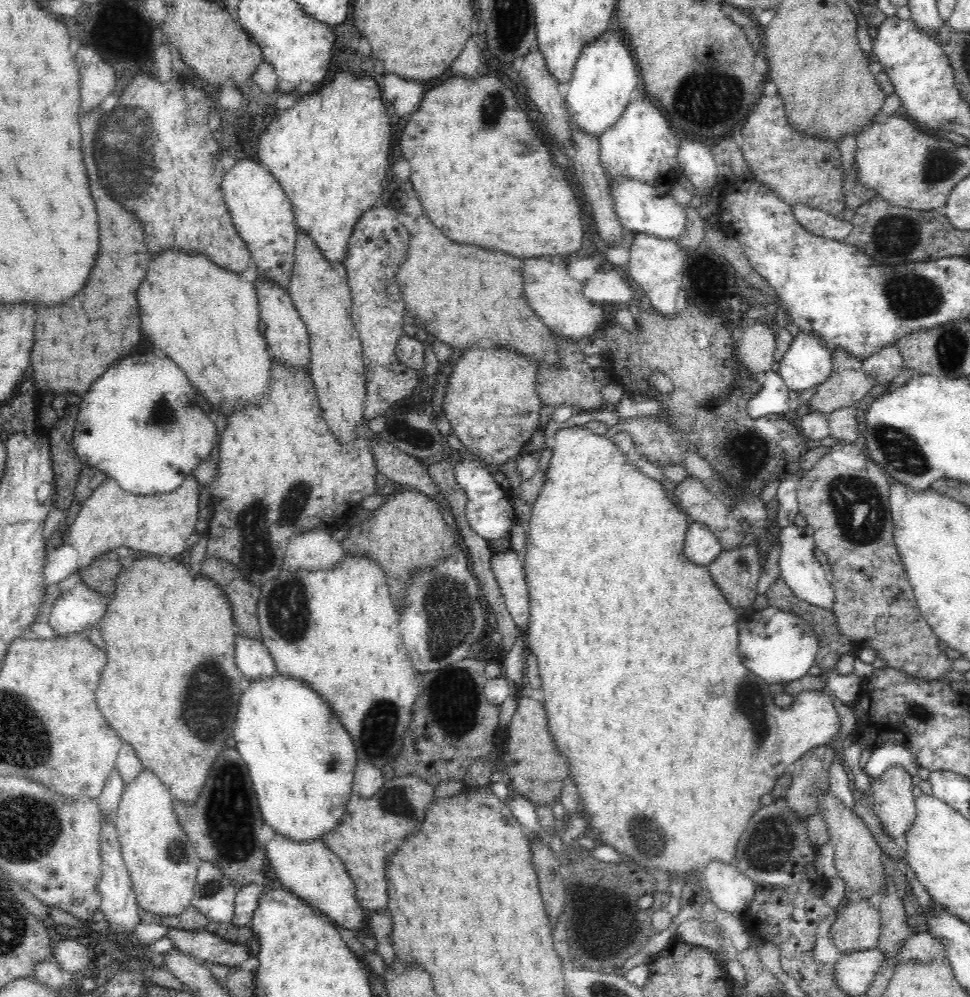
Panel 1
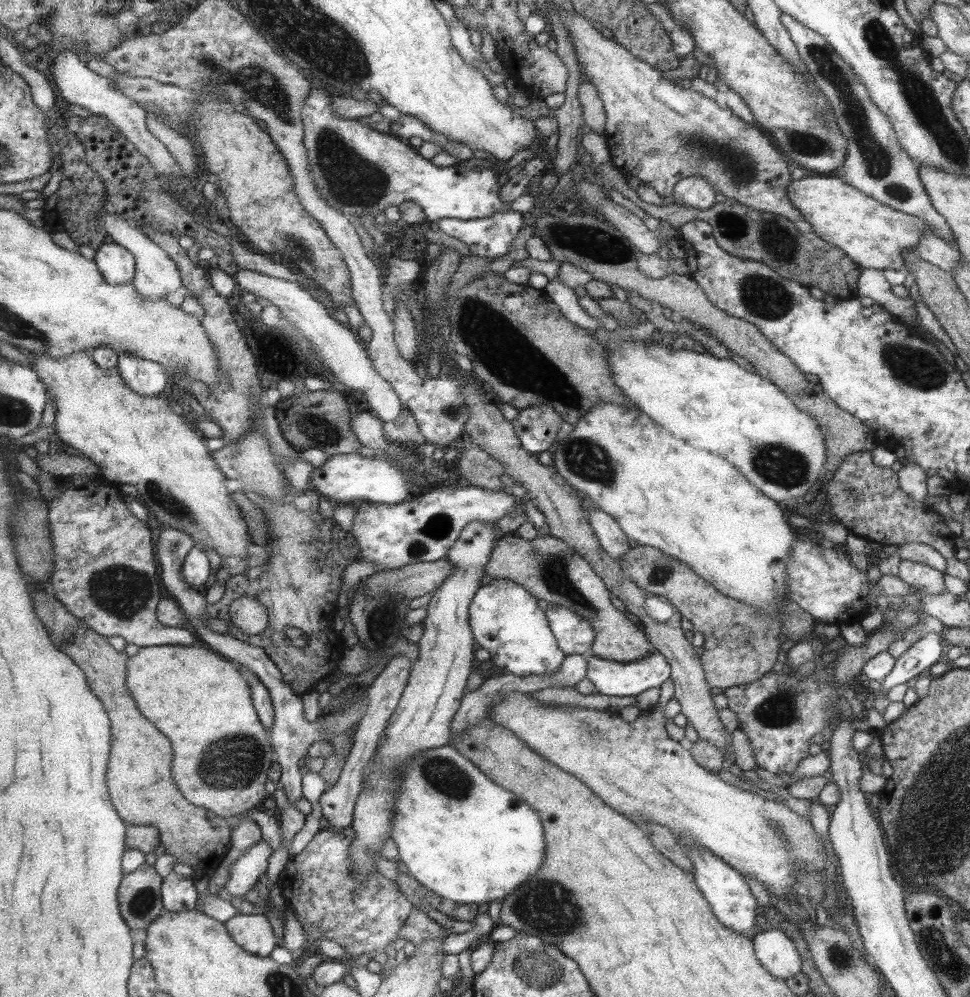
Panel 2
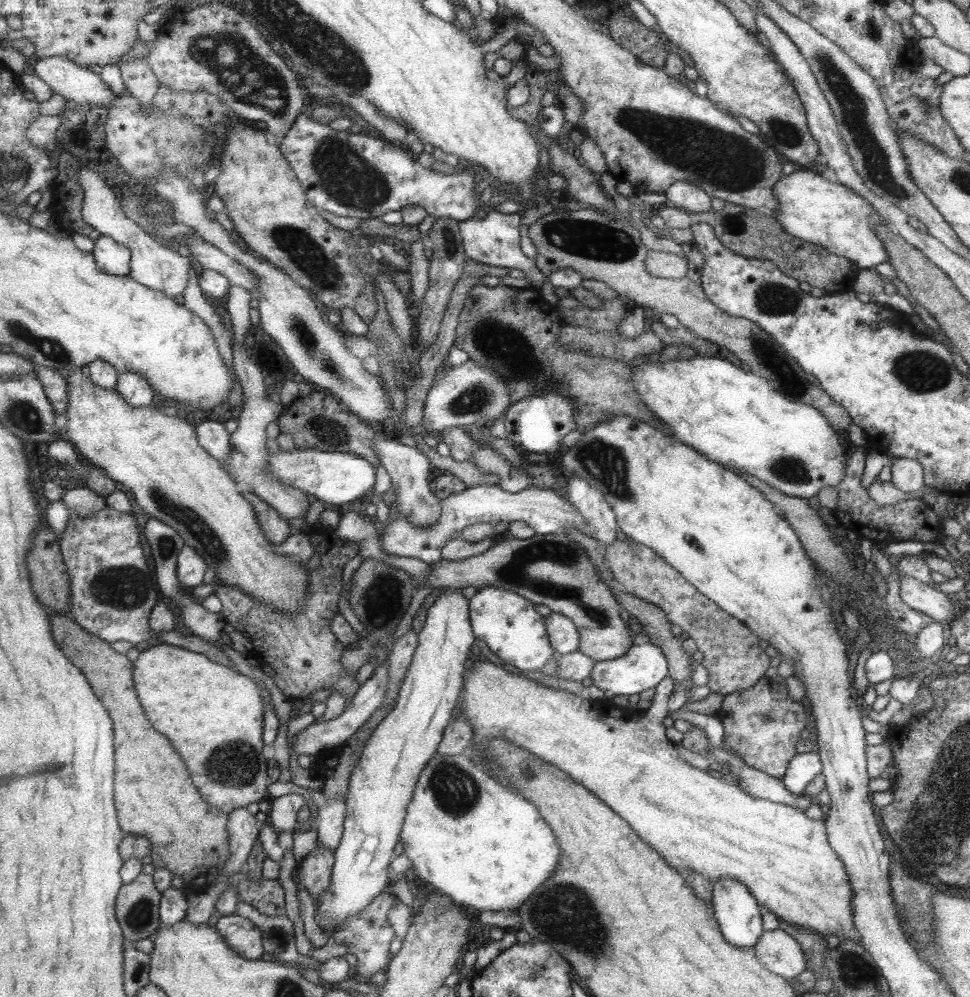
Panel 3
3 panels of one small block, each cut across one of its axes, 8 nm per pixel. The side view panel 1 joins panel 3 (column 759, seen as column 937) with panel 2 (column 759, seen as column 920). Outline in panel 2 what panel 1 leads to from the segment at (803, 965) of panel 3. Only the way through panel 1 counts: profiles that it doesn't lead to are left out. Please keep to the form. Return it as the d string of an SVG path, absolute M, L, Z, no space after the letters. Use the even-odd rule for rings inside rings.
M770 929L753 936L757 959L774 976L792 978L801 972L802 958L796 945L780 929Z

